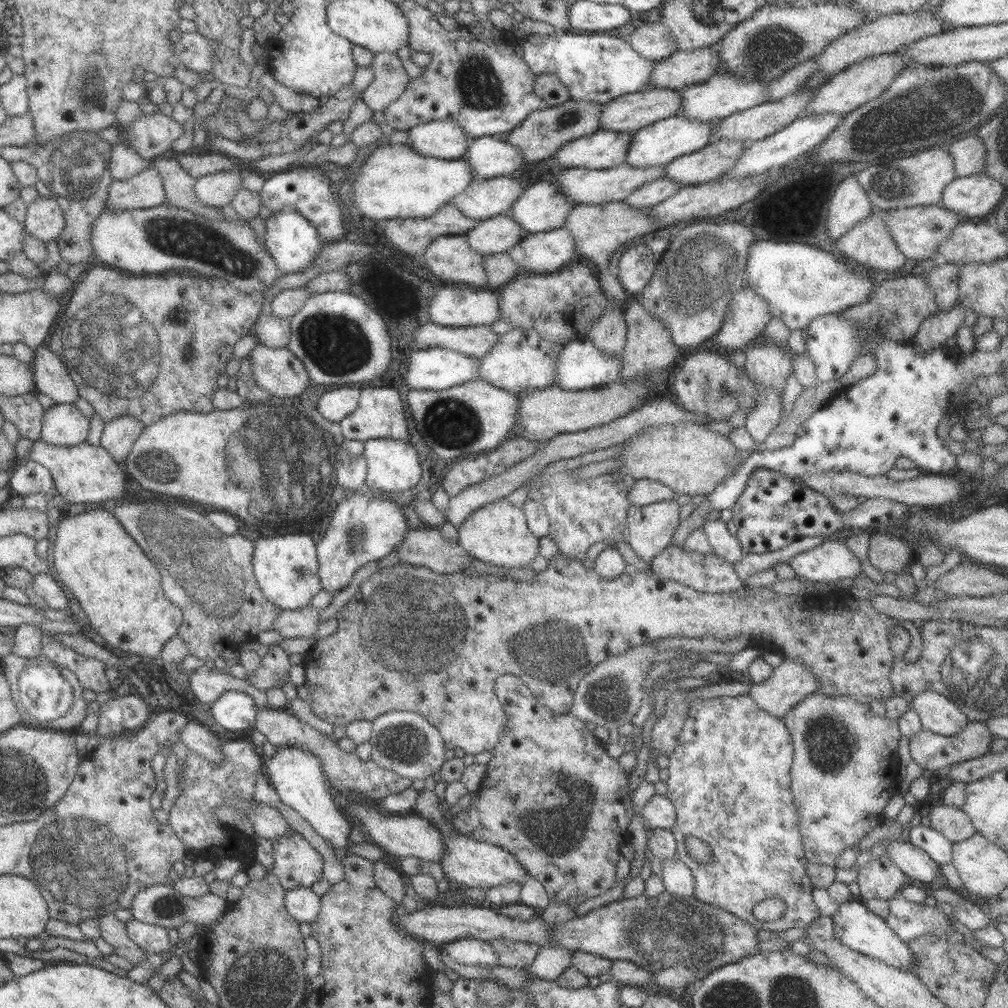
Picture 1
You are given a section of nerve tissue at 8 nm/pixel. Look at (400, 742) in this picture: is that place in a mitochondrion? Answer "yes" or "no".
yes

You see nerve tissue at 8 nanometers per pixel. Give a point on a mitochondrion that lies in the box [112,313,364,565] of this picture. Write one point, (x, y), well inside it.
(281, 456)

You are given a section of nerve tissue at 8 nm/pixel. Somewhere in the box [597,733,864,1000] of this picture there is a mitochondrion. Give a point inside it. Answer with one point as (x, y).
(669, 935)

